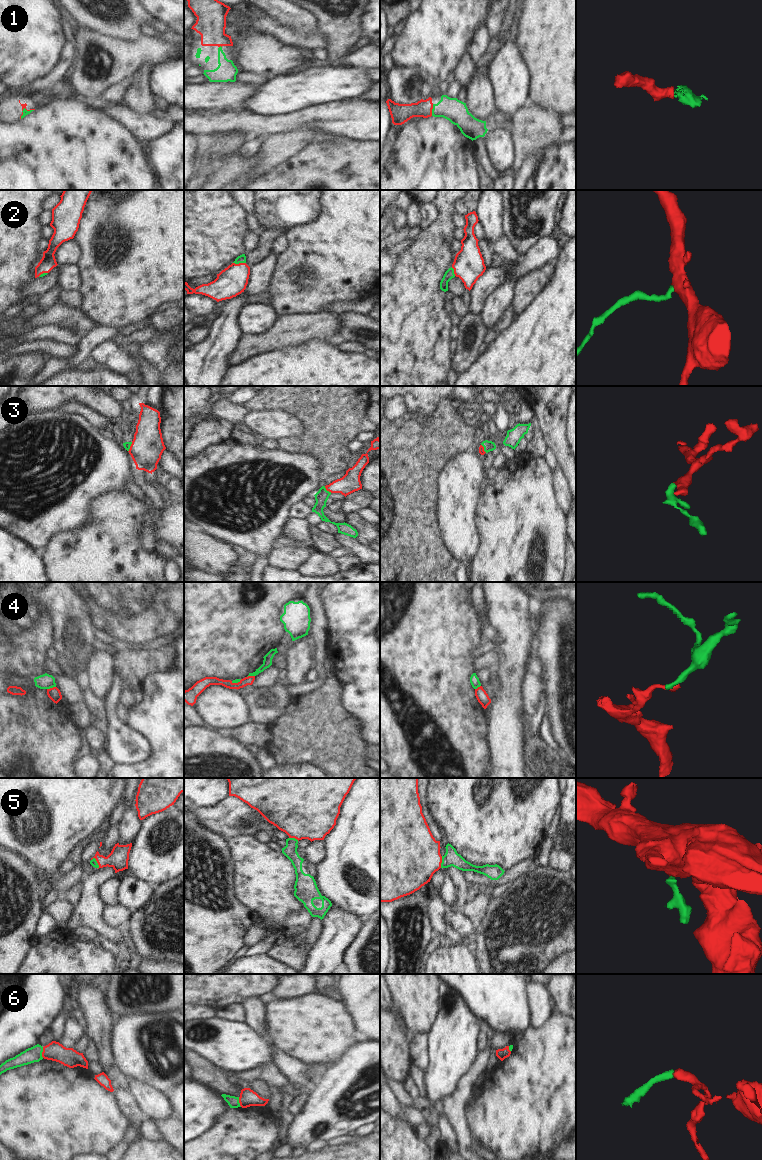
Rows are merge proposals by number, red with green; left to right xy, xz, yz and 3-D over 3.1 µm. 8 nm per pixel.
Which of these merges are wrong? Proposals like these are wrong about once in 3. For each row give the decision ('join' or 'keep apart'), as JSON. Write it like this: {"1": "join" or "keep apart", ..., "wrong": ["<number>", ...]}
{"1": "join", "2": "join", "3": "join", "4": "keep apart", "5": "join", "6": "join", "wrong": ["4"]}

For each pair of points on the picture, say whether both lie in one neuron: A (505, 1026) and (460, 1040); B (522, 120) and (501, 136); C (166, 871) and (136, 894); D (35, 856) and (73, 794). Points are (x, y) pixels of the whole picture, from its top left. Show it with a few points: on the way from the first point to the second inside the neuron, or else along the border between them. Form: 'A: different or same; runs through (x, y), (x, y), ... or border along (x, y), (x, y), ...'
A: different; border along (469, 1008), (484, 1026)
B: different; border along (486, 131), (503, 127), (511, 136), (515, 153)
C: different; border along (130, 873), (153, 886)
D: same; runs through (45, 841), (52, 833), (53, 814), (58, 809)

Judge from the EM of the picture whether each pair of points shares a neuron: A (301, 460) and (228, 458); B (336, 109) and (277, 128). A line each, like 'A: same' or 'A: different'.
A: same
B: same

